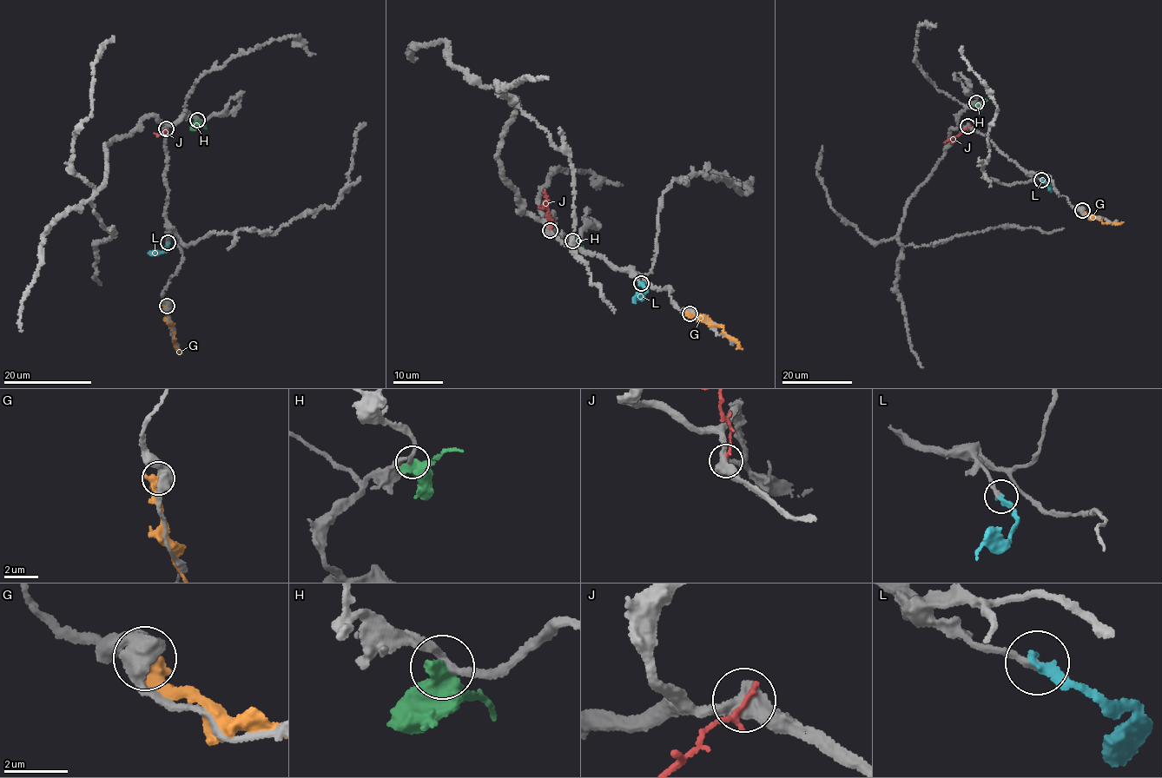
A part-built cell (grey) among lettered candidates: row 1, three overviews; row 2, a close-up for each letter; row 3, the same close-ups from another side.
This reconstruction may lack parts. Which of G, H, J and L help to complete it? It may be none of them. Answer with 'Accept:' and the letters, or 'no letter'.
Accept: L

